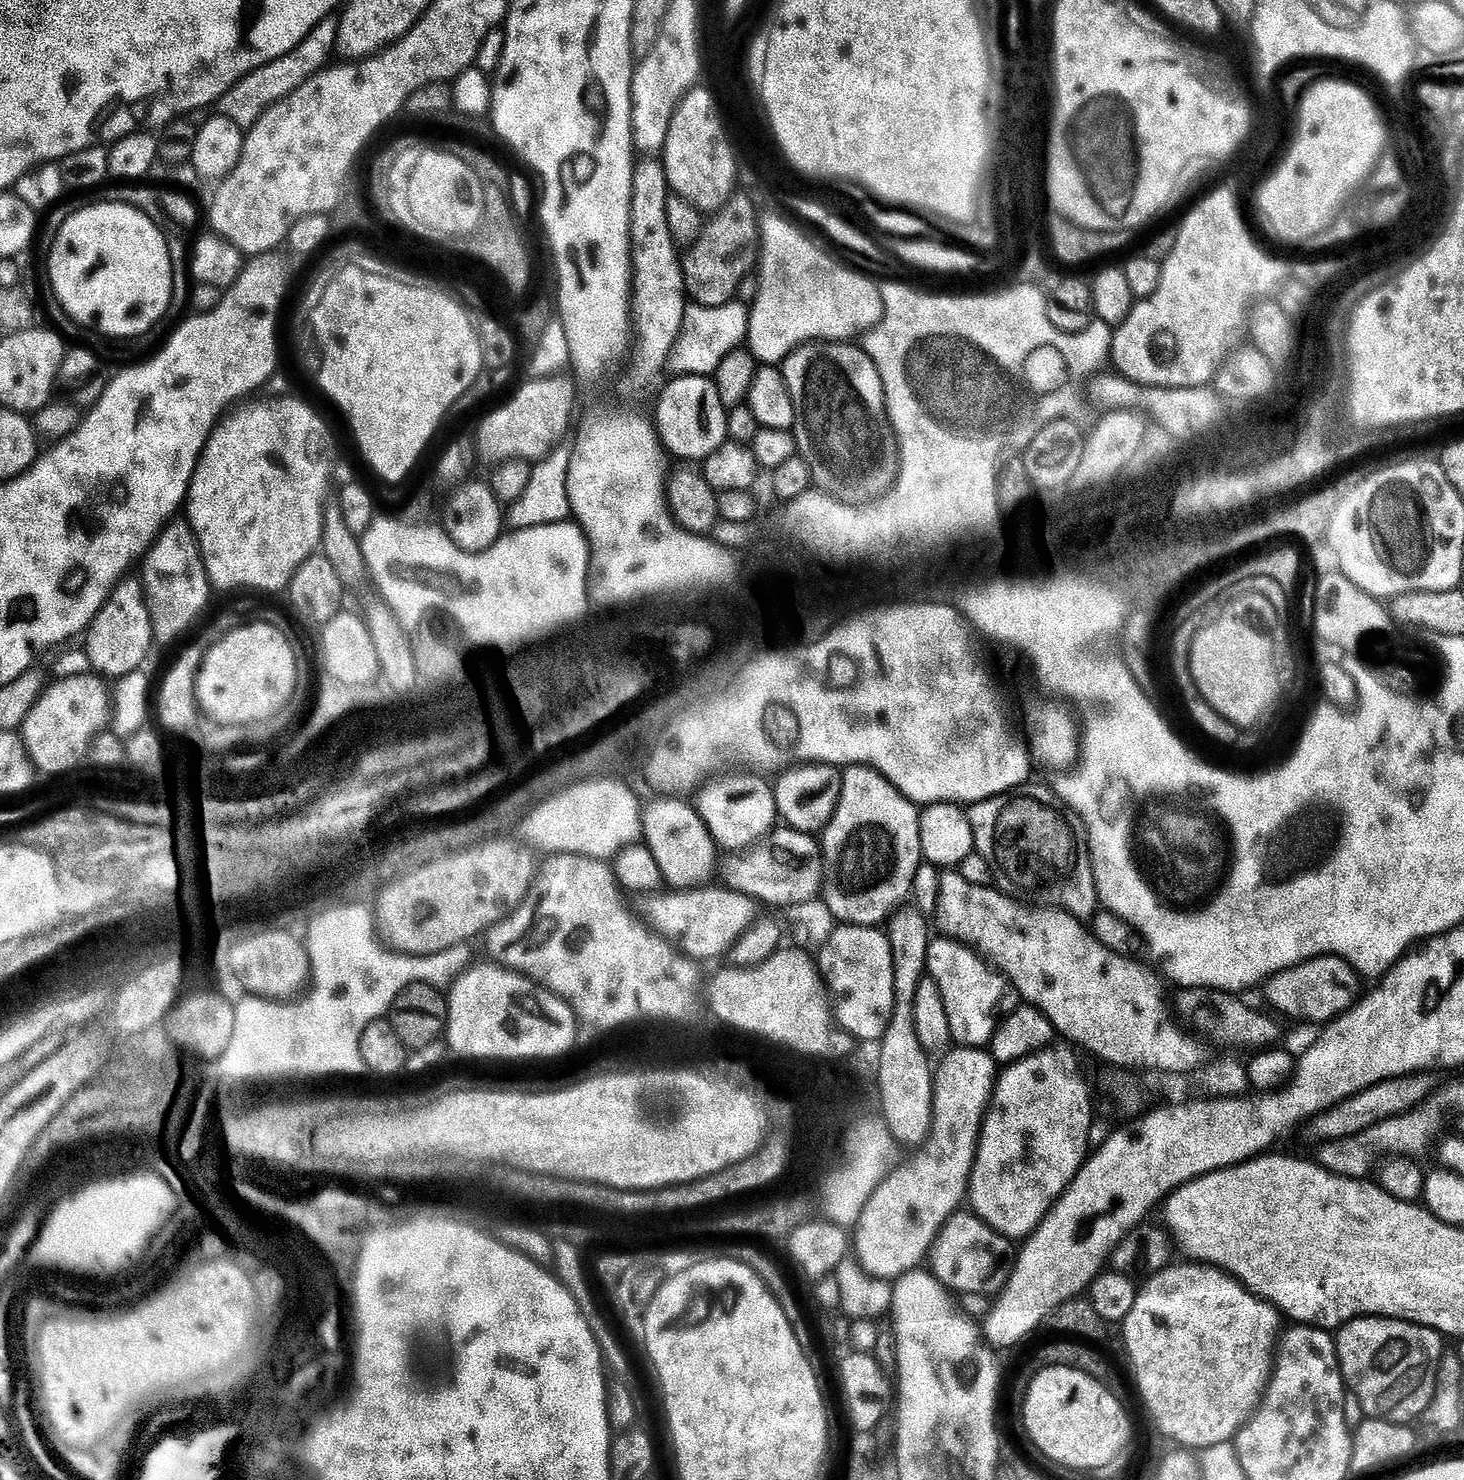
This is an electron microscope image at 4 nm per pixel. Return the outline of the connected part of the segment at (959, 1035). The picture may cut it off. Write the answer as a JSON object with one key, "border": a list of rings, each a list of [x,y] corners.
{"border":[[[939,939],[929,943],[928,972],[941,991],[951,1039],[960,1046],[983,1049],[991,1045],[992,1036],[996,1033],[996,1007],[1003,1002],[1004,995],[1010,992],[1009,981],[999,971],[989,967],[985,957],[976,949],[961,944],[959,940]]]}

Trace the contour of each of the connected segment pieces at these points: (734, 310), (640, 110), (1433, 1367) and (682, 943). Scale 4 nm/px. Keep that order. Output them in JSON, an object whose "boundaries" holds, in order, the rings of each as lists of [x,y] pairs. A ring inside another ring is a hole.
{"boundaries":[[[[733,302],[726,306],[702,306],[689,303],[685,307],[679,342],[672,351],[670,361],[673,373],[682,376],[711,377],[719,370],[723,360],[747,341],[750,308],[747,303],[740,303]]],[[[668,28],[668,40],[658,38],[654,50],[635,65],[632,74],[632,146],[644,158],[663,153],[670,134],[670,122],[684,95],[697,87],[701,79],[700,46],[692,48],[692,40],[680,36],[680,28]],[[672,44],[672,48],[668,48]]],[[[1390,1320],[1390,1338],[1388,1338],[1388,1350],[1386,1350],[1386,1362],[1374,1360],[1366,1363],[1365,1360],[1344,1360],[1340,1364],[1340,1373],[1344,1376],[1347,1391],[1356,1395],[1360,1408],[1365,1412],[1364,1416],[1369,1420],[1387,1421],[1400,1408],[1403,1400],[1408,1400],[1420,1387],[1425,1384],[1428,1390],[1435,1389],[1436,1375],[1439,1372],[1440,1362],[1446,1355],[1445,1337],[1432,1328],[1421,1328],[1418,1324],[1407,1324],[1405,1320]]],[[[723,886],[712,887],[660,890],[648,904],[647,923],[651,931],[693,962],[716,960],[720,955],[728,954],[758,916],[757,901],[751,896],[731,892]]]]}

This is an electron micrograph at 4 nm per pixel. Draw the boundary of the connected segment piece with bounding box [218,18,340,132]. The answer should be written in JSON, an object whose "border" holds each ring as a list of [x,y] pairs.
{"border":[[[329,18],[318,22],[318,26],[314,26],[314,30],[310,30],[310,34],[306,34],[304,41],[294,46],[294,50],[290,50],[289,55],[252,71],[228,90],[218,102],[219,113],[230,118],[245,132],[248,131],[269,107],[288,97],[294,90],[298,90],[298,86],[302,86],[310,78],[314,78],[329,67],[331,60],[328,59],[331,58],[332,51],[334,53],[337,51],[339,42],[339,19]]]}

